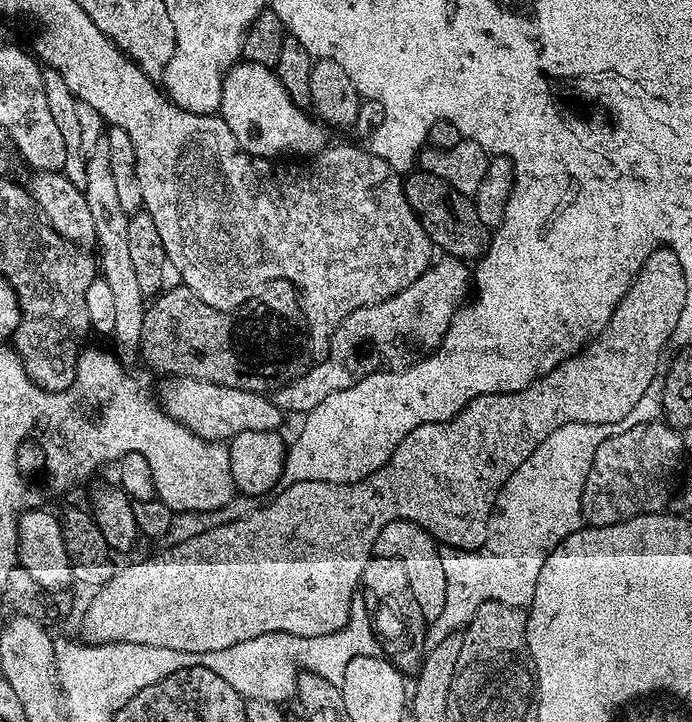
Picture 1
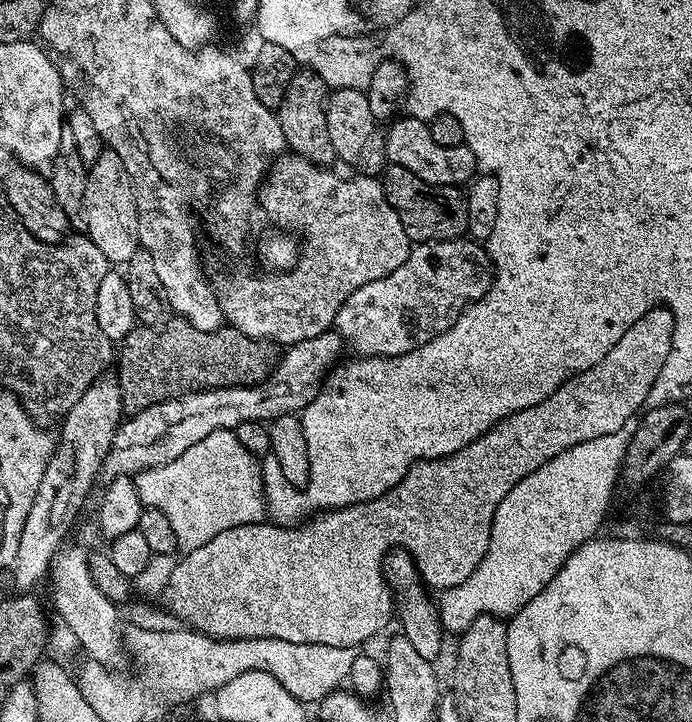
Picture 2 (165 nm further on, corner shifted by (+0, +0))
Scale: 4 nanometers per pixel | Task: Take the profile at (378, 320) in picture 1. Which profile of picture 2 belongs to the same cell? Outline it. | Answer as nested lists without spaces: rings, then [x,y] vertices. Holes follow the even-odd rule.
[[[329,330],[318,334],[318,338],[310,338],[285,347],[280,359],[276,361],[272,375],[260,384],[240,384],[236,388],[208,388],[205,392],[188,392],[179,400],[167,400],[129,415],[116,429],[112,439],[112,448],[109,449],[107,458],[104,459],[103,475],[111,478],[139,474],[147,468],[157,468],[166,462],[174,462],[174,458],[186,454],[190,446],[202,442],[206,434],[214,434],[217,430],[234,430],[244,422],[251,420],[271,422],[280,416],[291,416],[303,412],[306,406],[317,403],[324,381],[328,373],[333,371],[335,364],[332,363],[340,356],[340,348],[342,349],[342,342],[337,333]]]

